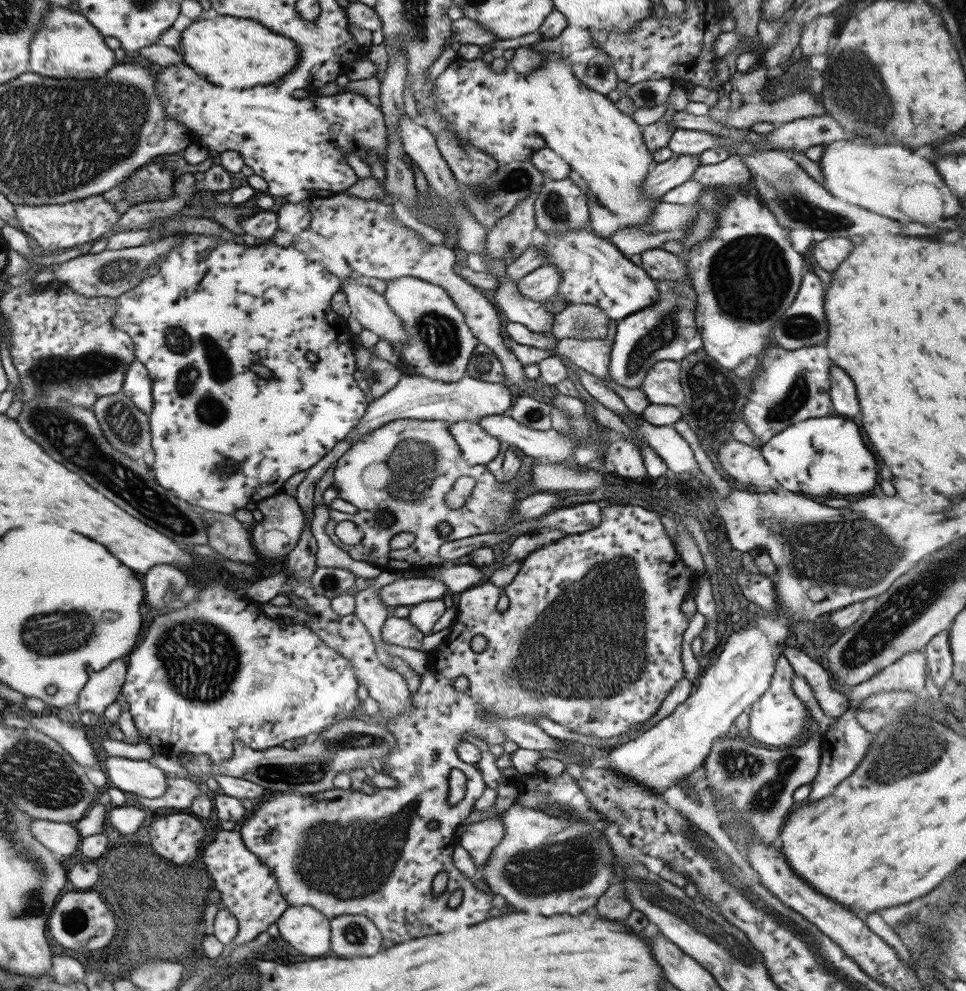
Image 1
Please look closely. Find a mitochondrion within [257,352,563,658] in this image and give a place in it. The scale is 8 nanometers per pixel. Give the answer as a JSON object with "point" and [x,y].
{"point":[412,470]}

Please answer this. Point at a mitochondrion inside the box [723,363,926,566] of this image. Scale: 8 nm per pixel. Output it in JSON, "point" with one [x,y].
{"point":[796,397]}

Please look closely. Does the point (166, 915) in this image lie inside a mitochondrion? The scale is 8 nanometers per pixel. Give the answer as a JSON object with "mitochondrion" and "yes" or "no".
{"mitochondrion":"yes"}

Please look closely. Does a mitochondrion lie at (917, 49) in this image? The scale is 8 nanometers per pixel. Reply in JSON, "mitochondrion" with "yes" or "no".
{"mitochondrion":"no"}

